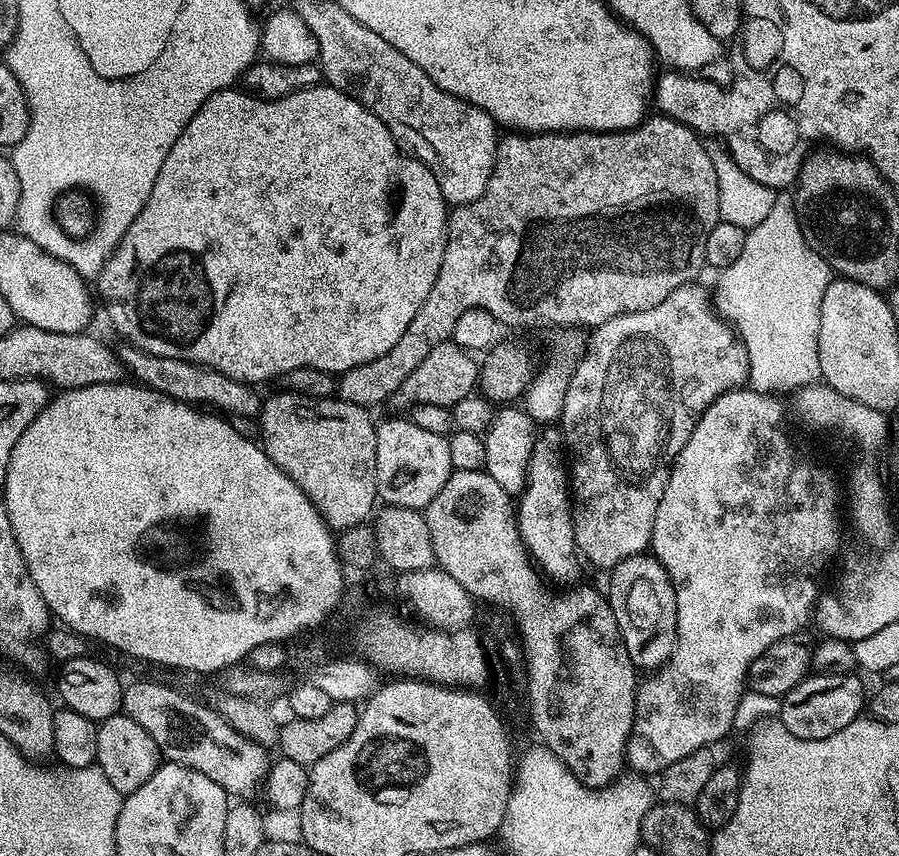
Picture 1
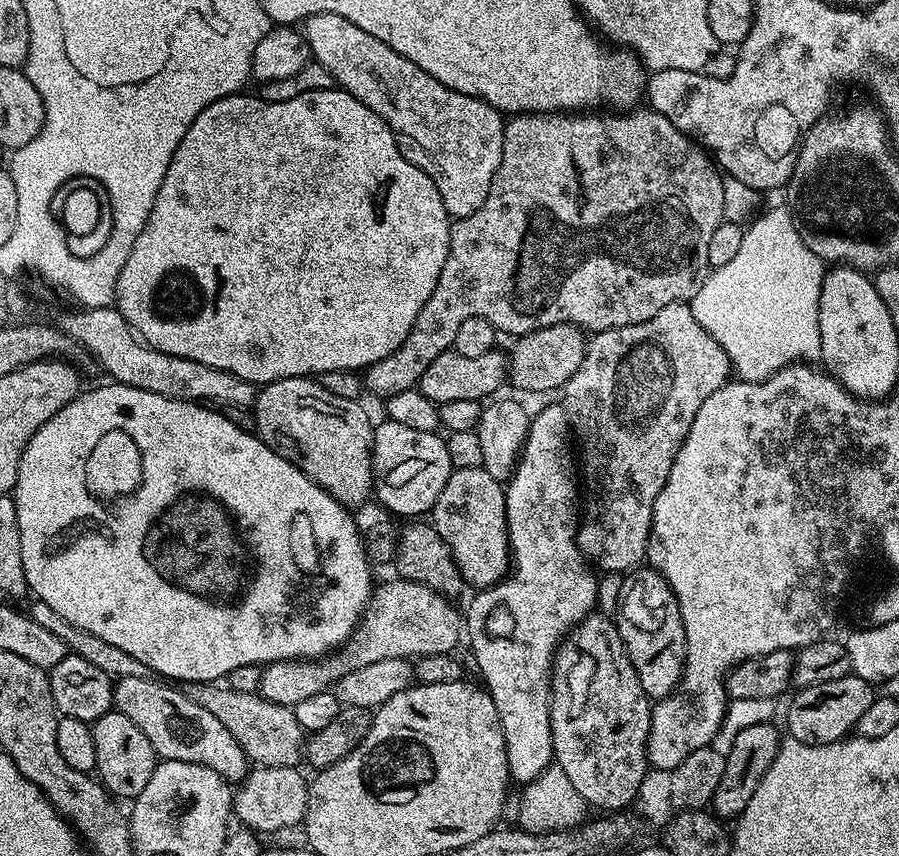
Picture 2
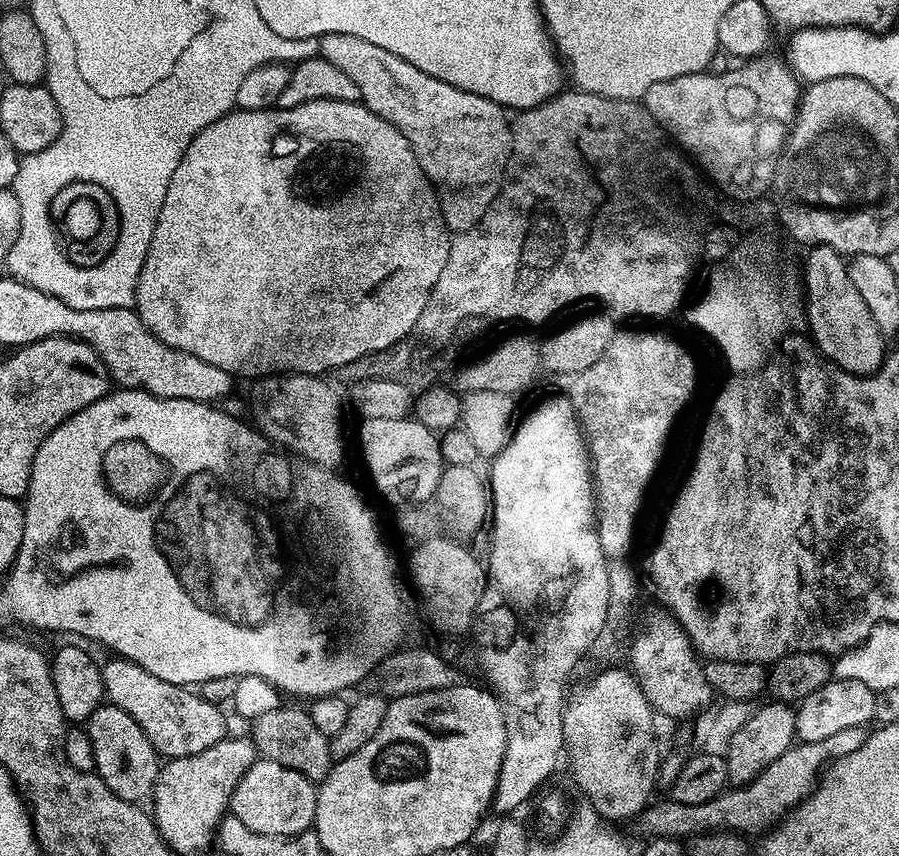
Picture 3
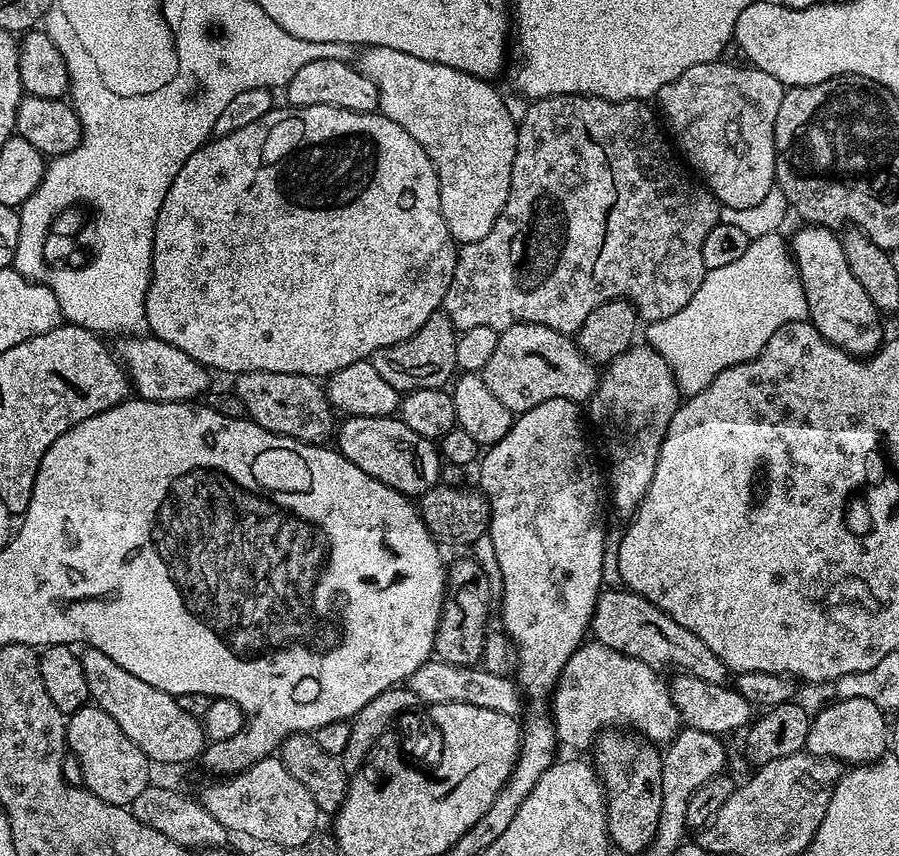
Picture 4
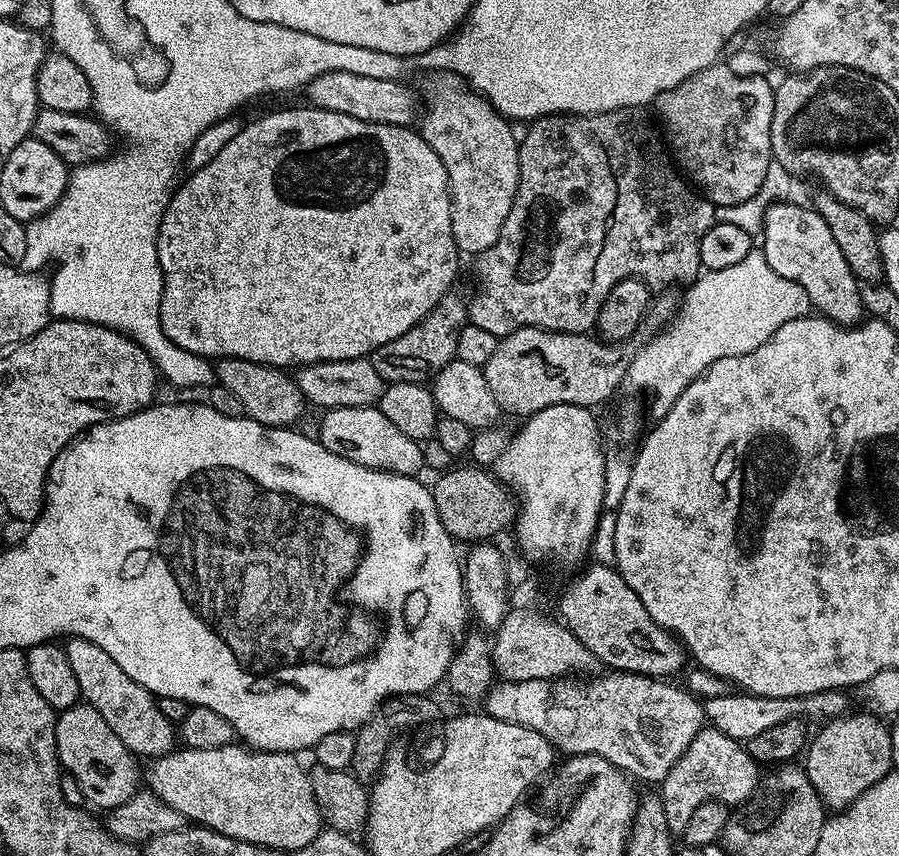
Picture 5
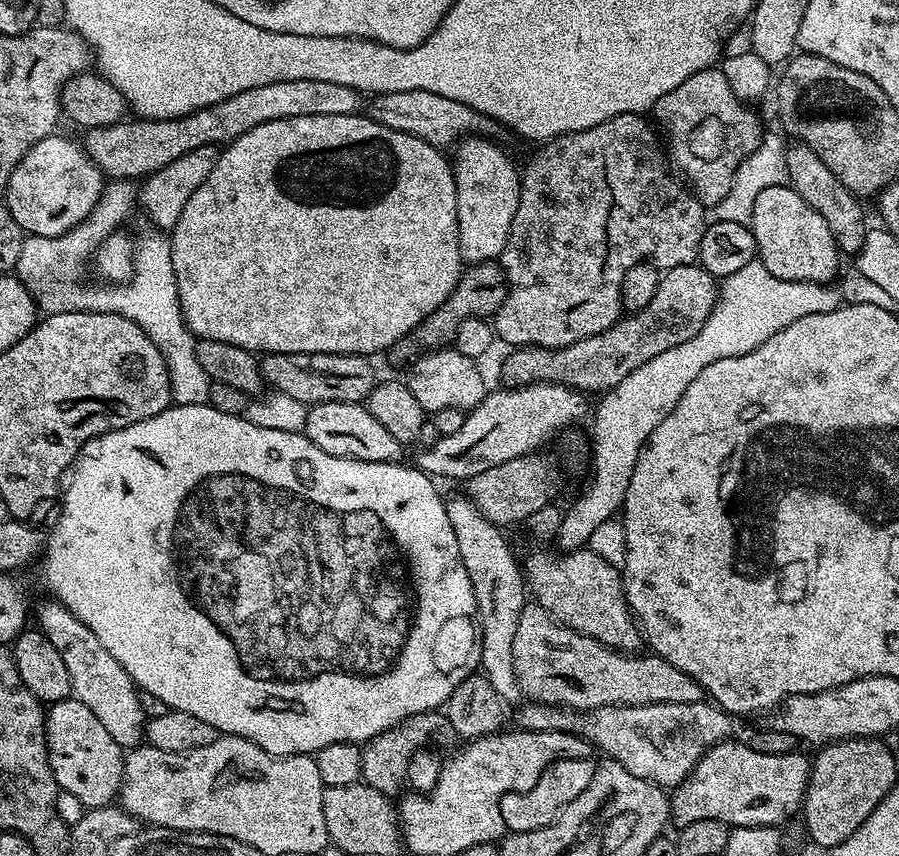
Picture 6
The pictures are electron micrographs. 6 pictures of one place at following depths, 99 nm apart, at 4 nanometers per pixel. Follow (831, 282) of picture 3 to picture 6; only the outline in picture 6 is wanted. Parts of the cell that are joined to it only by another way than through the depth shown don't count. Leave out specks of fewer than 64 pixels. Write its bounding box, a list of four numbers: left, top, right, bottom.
[750,183,842,284]

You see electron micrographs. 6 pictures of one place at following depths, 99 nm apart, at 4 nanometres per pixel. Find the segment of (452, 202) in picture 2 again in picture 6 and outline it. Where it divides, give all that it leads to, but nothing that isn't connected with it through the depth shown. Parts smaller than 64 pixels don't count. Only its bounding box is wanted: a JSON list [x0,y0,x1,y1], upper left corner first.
[454,134,521,265]

